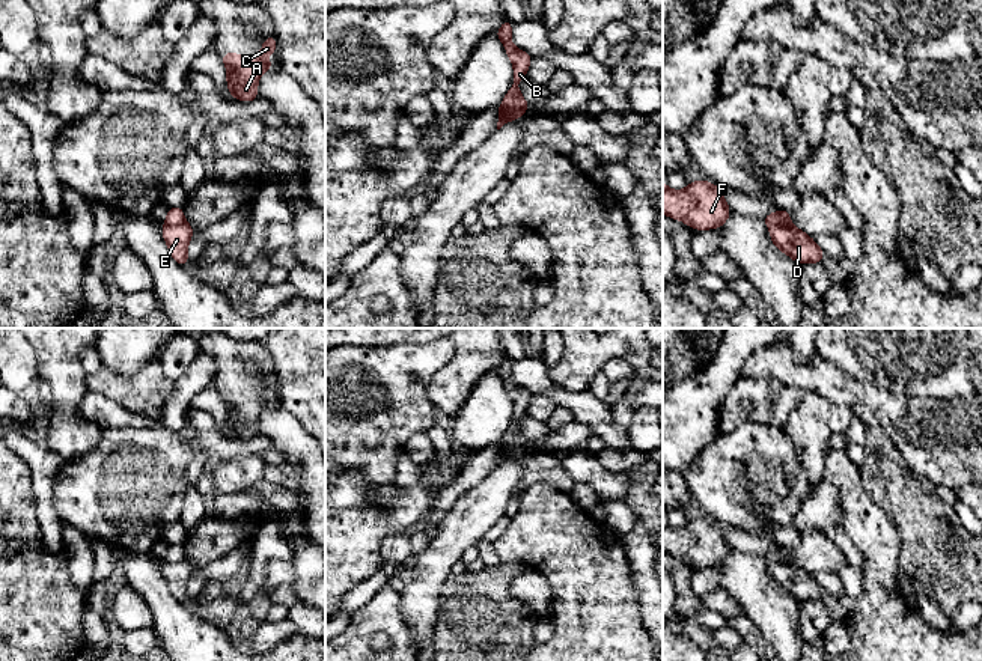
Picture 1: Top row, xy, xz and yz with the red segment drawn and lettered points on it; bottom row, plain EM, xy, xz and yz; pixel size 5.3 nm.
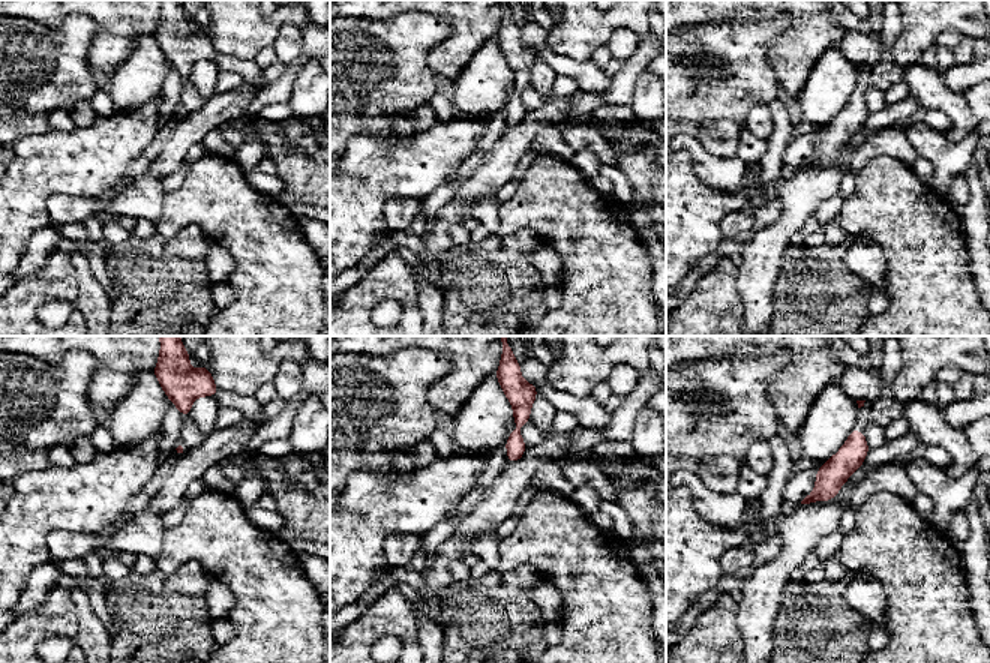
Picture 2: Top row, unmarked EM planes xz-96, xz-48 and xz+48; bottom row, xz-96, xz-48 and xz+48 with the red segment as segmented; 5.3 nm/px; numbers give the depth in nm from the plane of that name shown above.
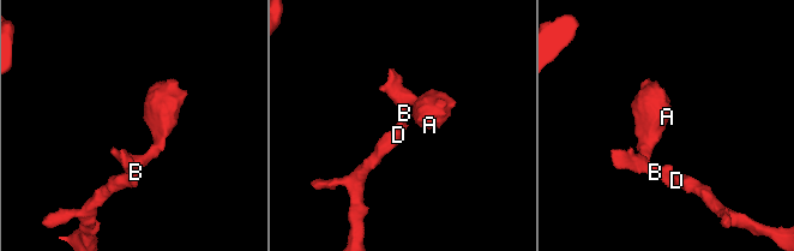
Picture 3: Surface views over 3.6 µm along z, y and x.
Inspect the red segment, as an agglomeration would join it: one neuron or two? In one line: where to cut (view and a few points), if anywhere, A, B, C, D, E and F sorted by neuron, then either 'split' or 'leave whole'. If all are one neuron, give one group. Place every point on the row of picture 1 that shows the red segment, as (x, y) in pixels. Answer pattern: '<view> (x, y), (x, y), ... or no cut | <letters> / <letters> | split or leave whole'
xy (184, 222), (164, 225) | A B C F / D E | split

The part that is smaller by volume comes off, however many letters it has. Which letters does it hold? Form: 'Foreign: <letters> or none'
Foreign: A, B, C, F

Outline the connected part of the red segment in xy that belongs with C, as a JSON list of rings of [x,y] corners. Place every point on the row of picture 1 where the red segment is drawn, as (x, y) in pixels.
[[[271,33],[262,42],[262,51],[255,53],[250,57],[238,56],[233,51],[227,54],[220,54],[227,71],[226,86],[232,93],[233,99],[239,99],[244,102],[258,99],[259,77],[276,65],[276,60],[264,62],[262,57],[265,54],[273,54],[276,51],[277,51],[277,42],[274,35]]]

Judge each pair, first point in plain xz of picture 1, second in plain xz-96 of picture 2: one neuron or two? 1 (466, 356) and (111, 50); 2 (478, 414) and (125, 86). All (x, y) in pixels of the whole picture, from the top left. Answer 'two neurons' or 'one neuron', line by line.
1: one neuron
2: one neuron

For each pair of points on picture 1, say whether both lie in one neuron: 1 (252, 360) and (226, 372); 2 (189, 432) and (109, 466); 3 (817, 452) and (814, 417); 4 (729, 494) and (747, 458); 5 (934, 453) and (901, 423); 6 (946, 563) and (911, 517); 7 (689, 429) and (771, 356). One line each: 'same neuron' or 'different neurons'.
1: same neuron
2: different neurons
3: same neuron
4: same neuron
5: same neuron
6: same neuron
7: different neurons

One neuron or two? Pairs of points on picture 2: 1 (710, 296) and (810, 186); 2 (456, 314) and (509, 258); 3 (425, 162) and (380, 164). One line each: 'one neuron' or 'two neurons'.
1: two neurons
2: one neuron
3: one neuron

